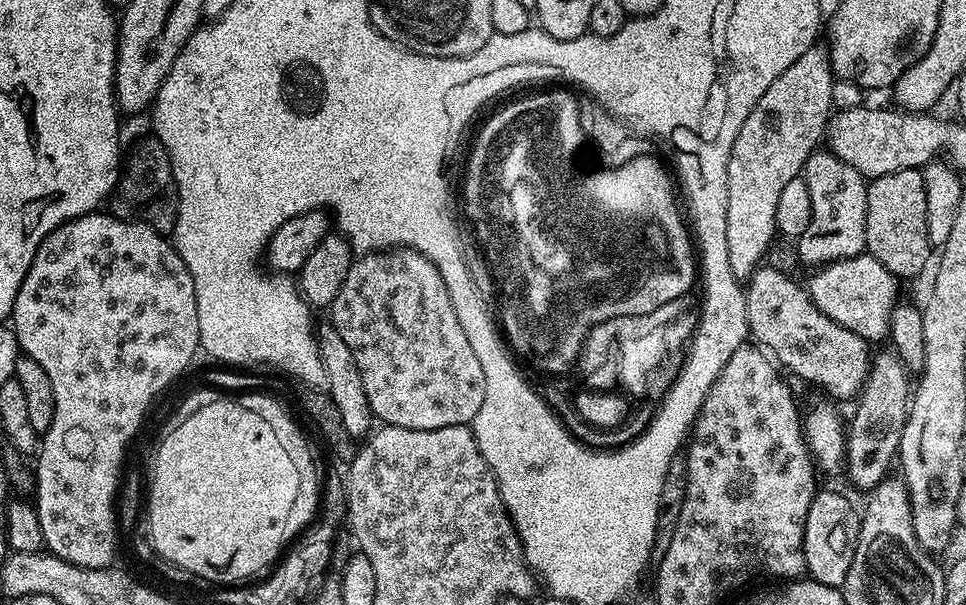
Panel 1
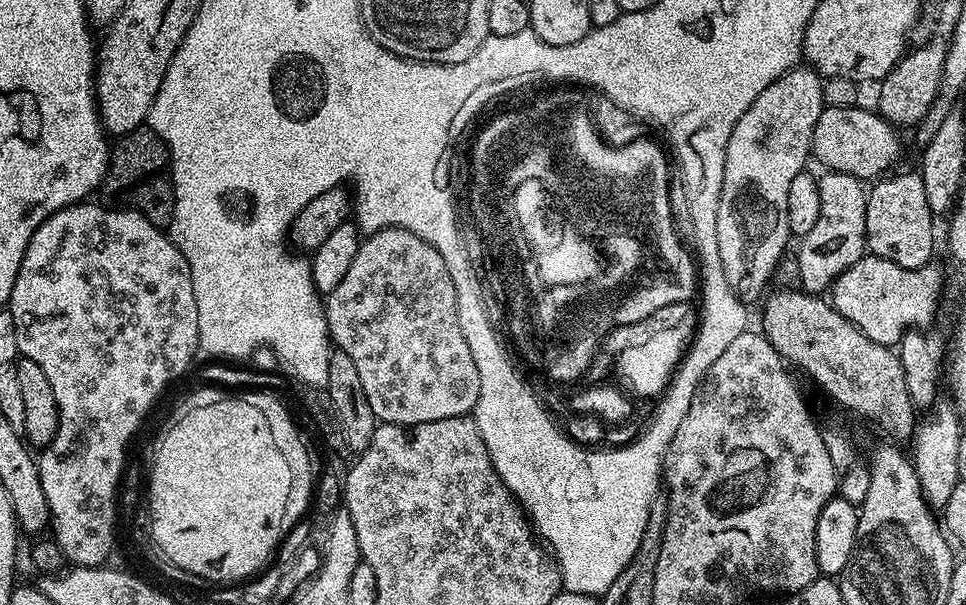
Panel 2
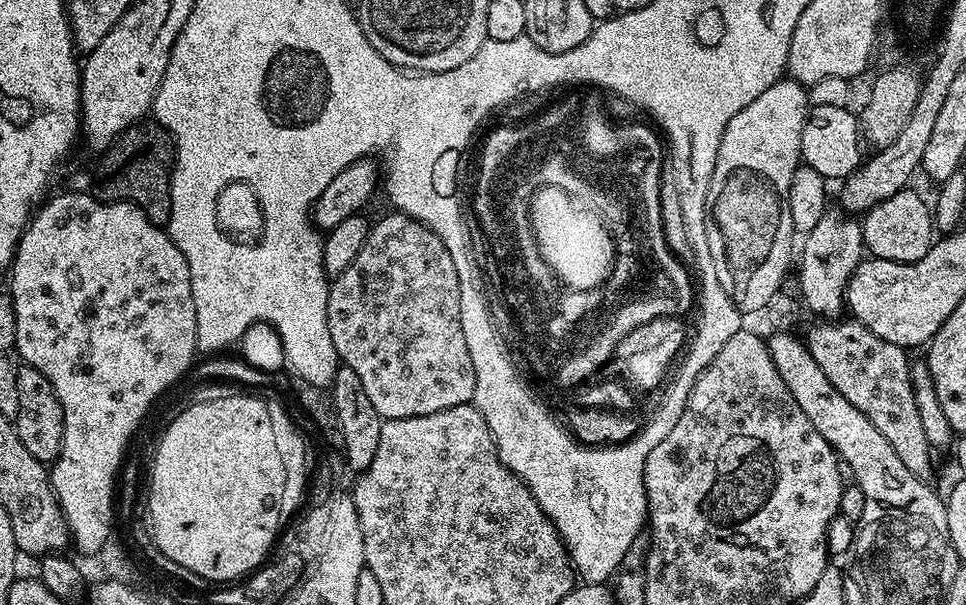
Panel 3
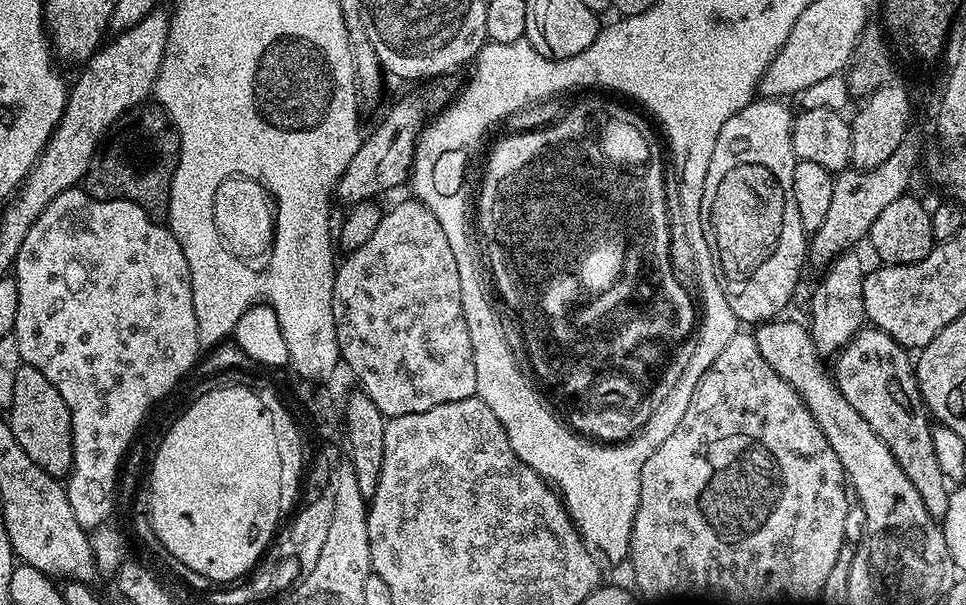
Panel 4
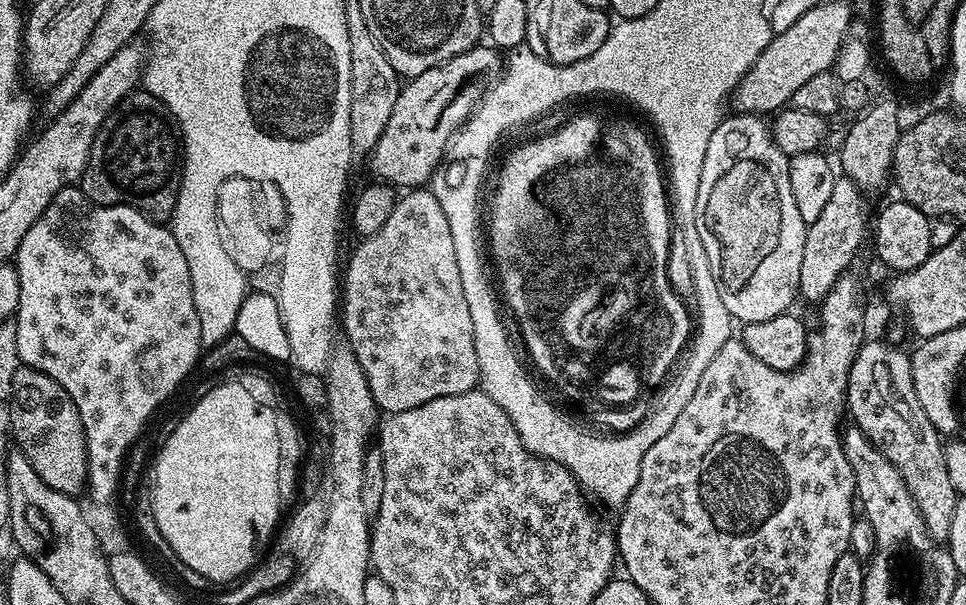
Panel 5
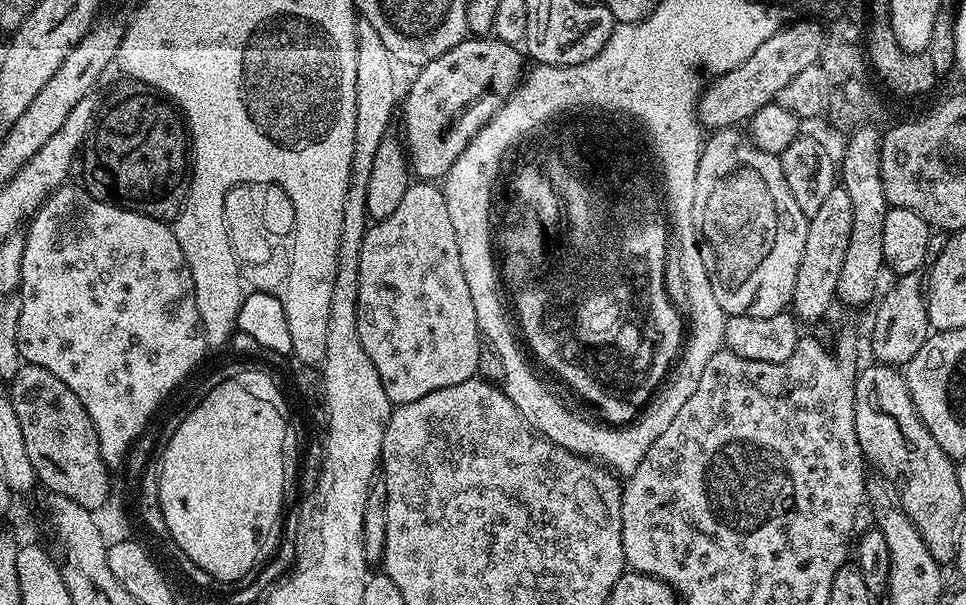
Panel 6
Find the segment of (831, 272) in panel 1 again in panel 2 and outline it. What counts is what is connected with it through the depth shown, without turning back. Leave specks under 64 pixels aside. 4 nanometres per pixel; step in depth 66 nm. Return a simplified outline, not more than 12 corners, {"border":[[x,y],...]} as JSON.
{"border":[[865,254],[830,303],[866,338],[927,329],[944,276]]}

